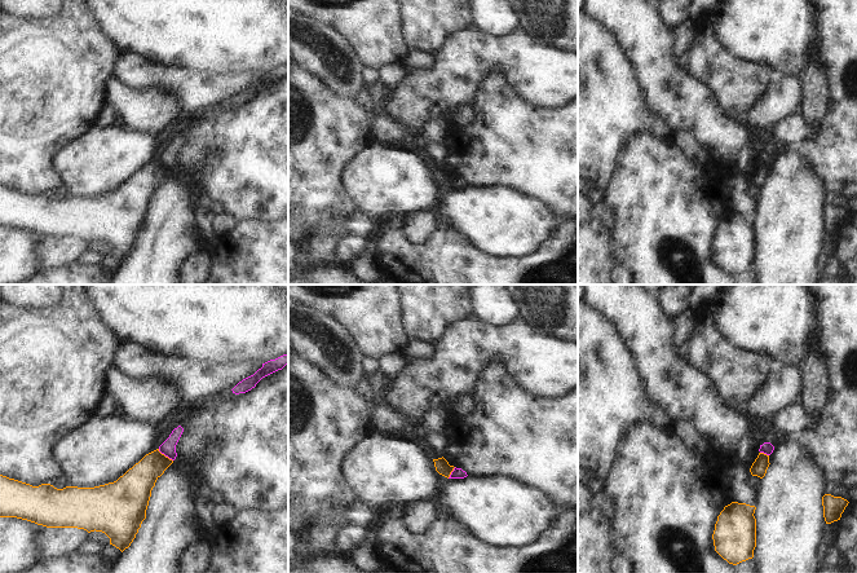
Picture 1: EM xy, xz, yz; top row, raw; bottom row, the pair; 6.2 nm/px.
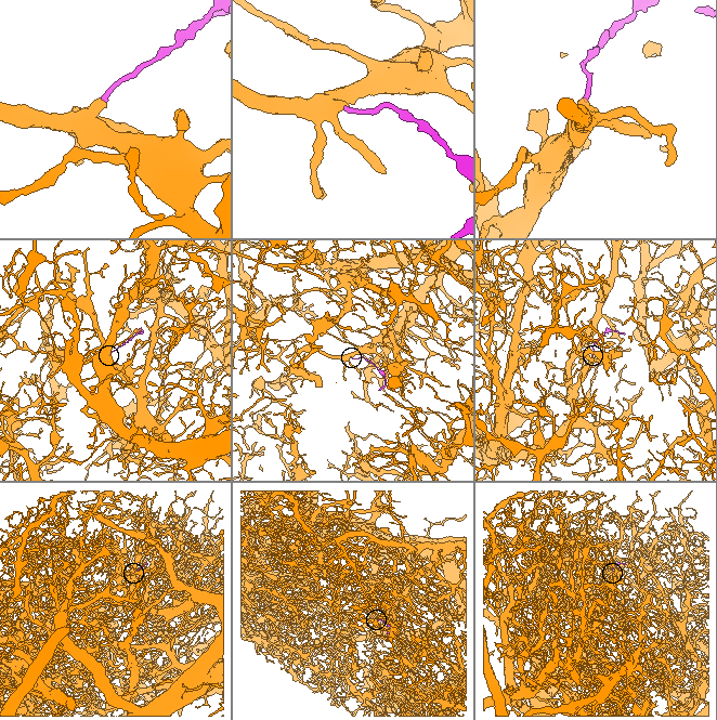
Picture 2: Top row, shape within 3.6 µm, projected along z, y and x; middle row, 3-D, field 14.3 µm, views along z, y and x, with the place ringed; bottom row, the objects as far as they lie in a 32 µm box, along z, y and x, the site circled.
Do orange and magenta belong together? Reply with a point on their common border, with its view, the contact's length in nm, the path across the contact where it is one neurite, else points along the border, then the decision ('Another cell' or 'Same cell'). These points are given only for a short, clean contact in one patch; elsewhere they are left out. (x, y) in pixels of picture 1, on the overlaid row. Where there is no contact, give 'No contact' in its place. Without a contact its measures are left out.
Touches orange at xy (164, 455). Shared border 120 nm. Boundary: xy (158, 449), (172, 461). Another cell

